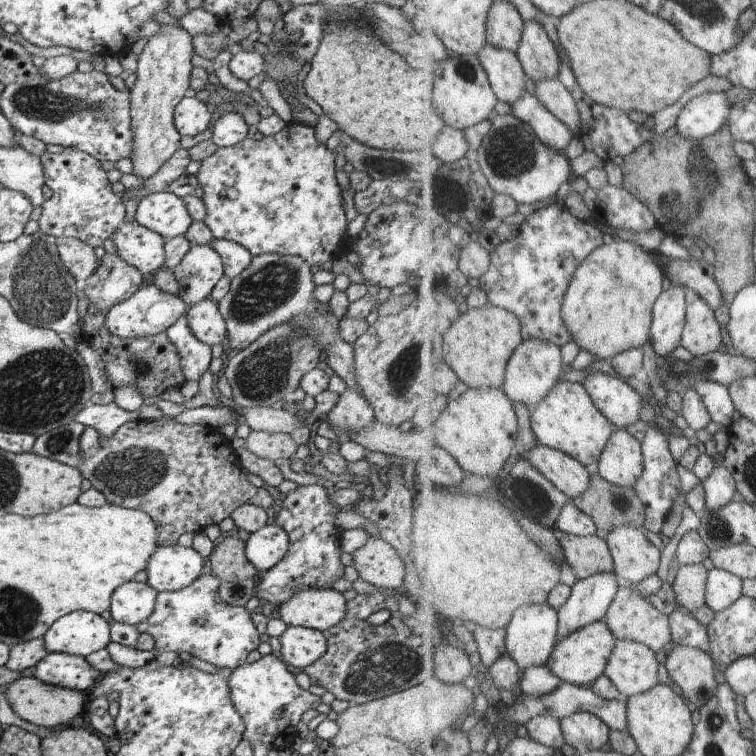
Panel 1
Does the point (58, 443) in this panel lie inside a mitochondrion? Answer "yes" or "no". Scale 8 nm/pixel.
yes

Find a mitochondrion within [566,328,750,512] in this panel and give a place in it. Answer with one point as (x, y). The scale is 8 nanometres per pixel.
(707, 368)

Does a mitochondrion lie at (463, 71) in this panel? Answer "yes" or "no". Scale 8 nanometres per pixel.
yes

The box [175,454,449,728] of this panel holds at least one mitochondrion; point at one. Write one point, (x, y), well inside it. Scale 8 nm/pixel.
(381, 667)

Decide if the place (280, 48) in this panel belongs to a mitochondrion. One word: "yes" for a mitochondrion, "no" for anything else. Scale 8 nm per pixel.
yes

